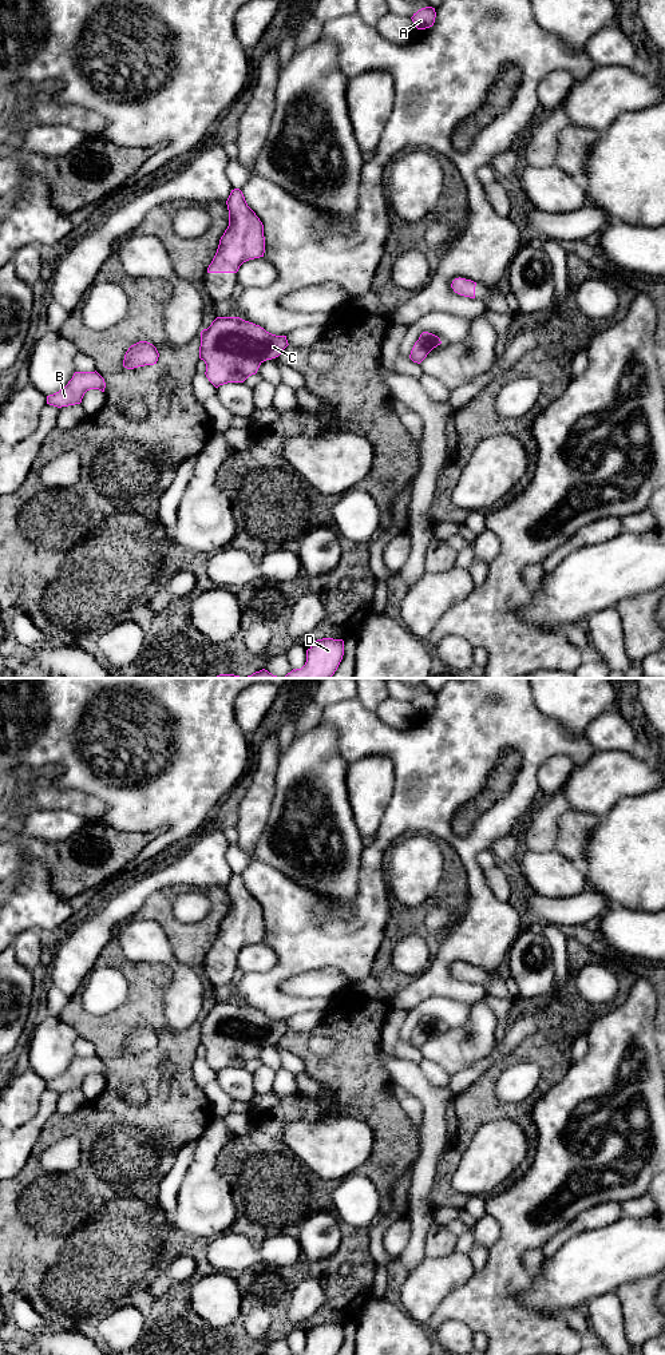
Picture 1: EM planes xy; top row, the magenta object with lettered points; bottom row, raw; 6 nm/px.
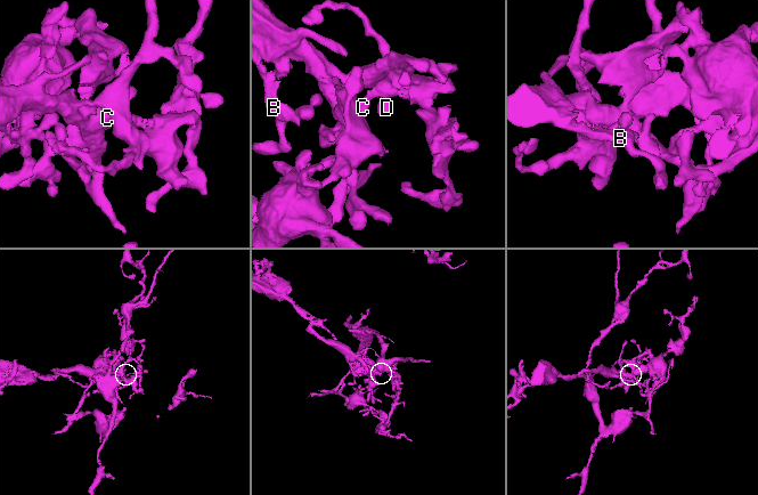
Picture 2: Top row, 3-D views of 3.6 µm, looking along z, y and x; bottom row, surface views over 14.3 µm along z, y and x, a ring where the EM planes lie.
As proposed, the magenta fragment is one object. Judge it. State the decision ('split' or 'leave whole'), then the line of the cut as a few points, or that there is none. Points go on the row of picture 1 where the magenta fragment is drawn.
leave whole | no cut

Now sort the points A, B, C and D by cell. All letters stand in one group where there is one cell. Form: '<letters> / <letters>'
A B C D

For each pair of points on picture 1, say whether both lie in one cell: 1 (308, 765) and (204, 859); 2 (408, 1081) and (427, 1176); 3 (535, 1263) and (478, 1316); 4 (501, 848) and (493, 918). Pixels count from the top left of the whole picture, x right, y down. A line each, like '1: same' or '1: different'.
1: different
2: same
3: different
4: different

